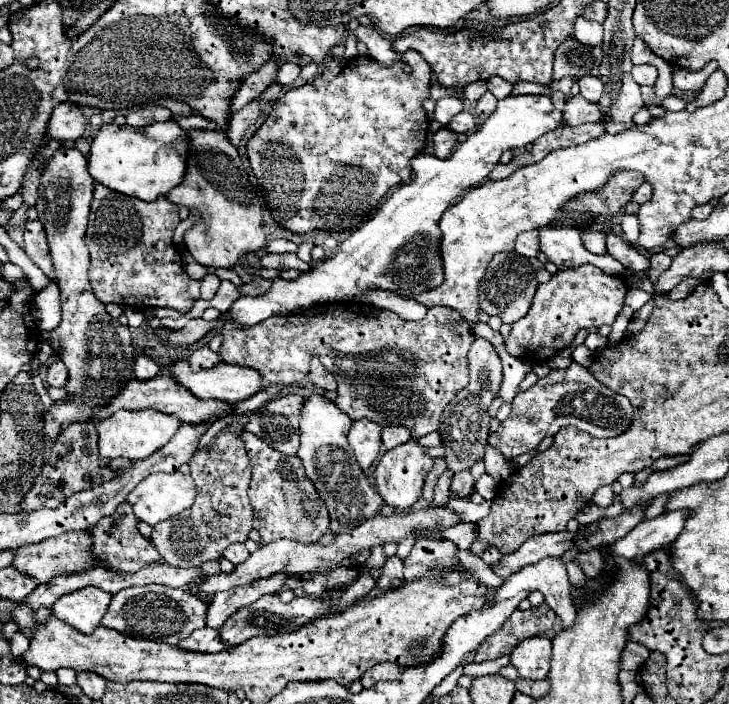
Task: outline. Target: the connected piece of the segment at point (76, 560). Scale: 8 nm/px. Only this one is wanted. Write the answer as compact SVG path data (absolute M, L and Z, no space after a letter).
M87 531L63 533L63 537L47 539L41 541L39 545L23 545L23 549L15 549L15 563L11 563L11 567L19 569L19 573L27 573L29 577L35 577L39 583L45 583L61 573L75 573L95 567L95 563L89 557L89 547L91 547L91 537L87 535Z

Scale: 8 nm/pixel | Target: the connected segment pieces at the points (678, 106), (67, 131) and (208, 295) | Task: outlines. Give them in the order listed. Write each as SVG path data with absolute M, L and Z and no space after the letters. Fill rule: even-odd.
M667 95L663 99L663 107L669 111L681 111L681 109L685 109L685 103L687 101L683 97L677 97L677 95Z
M61 103L53 109L49 119L47 137L51 141L77 141L85 131L85 117L73 103Z
M205 275L201 281L201 299L213 299L217 287L219 287L217 275Z

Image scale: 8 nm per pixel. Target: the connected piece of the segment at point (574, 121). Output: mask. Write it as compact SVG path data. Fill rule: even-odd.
M581 95L571 97L563 109L563 123L571 127L589 123L589 121L599 121L601 117L603 117L601 109L595 103L589 103L587 99L583 99Z

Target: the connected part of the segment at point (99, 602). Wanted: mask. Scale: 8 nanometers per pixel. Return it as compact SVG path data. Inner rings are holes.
M83 587L79 591L63 595L51 611L77 631L93 633L99 627L109 603L111 593L99 587Z

